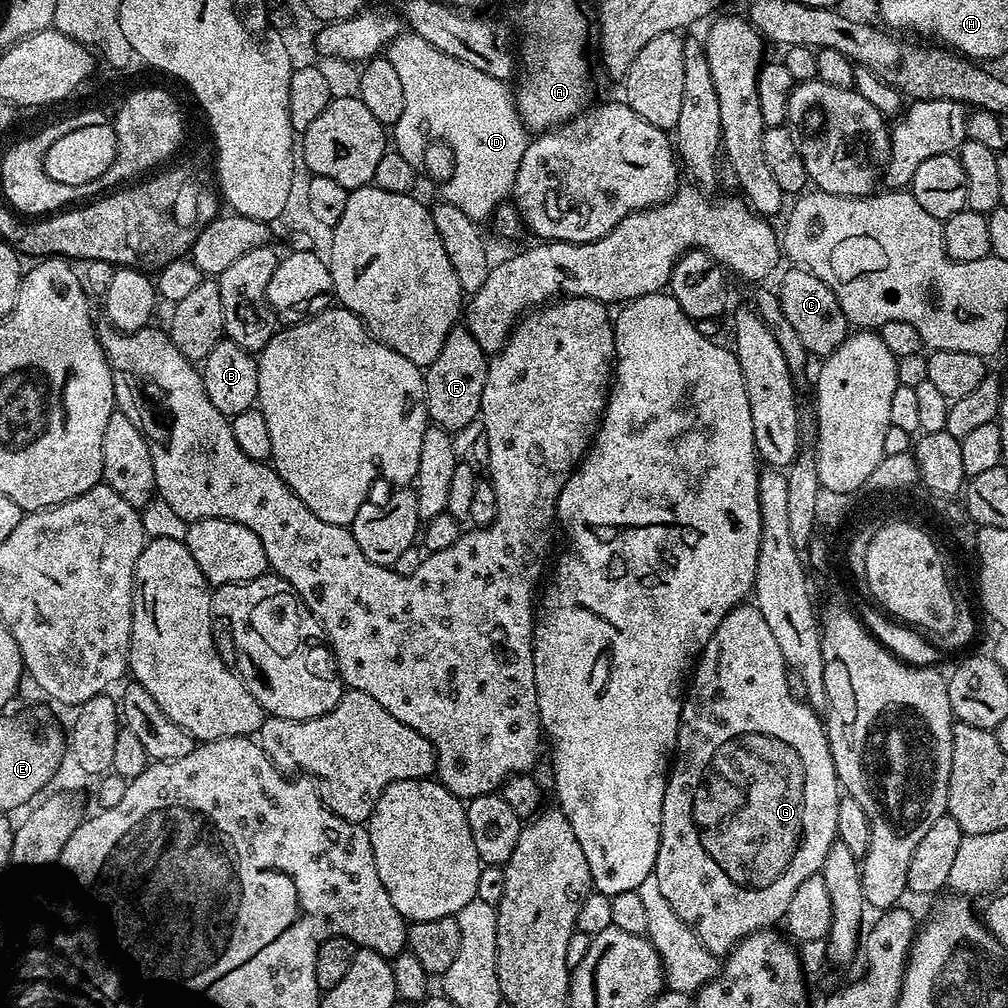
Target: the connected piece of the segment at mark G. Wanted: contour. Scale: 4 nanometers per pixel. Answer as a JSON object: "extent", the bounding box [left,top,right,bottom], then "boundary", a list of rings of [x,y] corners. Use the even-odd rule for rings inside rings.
{"extent":[654,602,842,958],"boundary":[[[745,602],[730,610],[730,614],[726,614],[726,618],[718,622],[710,642],[706,642],[695,661],[694,671],[686,688],[684,709],[680,711],[680,729],[674,749],[674,763],[668,774],[668,785],[662,802],[662,830],[654,873],[658,876],[663,897],[673,907],[675,914],[678,914],[678,918],[692,928],[706,950],[719,958],[727,957],[728,953],[750,934],[760,932],[764,928],[772,928],[776,923],[779,925],[786,914],[786,906],[790,906],[790,898],[794,898],[794,890],[798,890],[798,886],[802,886],[806,878],[821,871],[832,844],[838,840],[836,827],[842,785],[836,776],[826,724],[821,717],[820,720],[816,717],[819,716],[817,709],[799,695],[796,697],[792,693],[788,680],[790,681],[788,665],[782,658],[782,650],[778,650],[778,641],[770,631],[770,626],[766,626],[766,618],[762,618],[755,603]]]}

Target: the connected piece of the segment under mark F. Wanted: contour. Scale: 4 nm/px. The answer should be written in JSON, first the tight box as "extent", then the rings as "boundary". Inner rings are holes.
{"extent":[424,326,489,434],"boundary":[[[457,326],[446,334],[438,358],[424,373],[424,401],[428,407],[429,421],[435,427],[444,428],[453,434],[459,434],[463,428],[477,423],[482,406],[482,386],[486,386],[486,370],[489,353],[486,353],[474,342],[466,326]]]}

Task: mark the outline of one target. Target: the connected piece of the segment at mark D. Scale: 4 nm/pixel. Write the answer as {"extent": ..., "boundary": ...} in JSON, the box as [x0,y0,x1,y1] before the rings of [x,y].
{"extent":[386,30,530,221],"boundary":[[[407,30],[395,36],[386,55],[402,81],[402,118],[390,132],[394,151],[406,162],[420,166],[428,140],[445,140],[452,147],[456,165],[444,184],[443,199],[474,221],[489,219],[511,197],[518,162],[522,162],[530,139],[509,85],[442,54],[426,38]]]}

